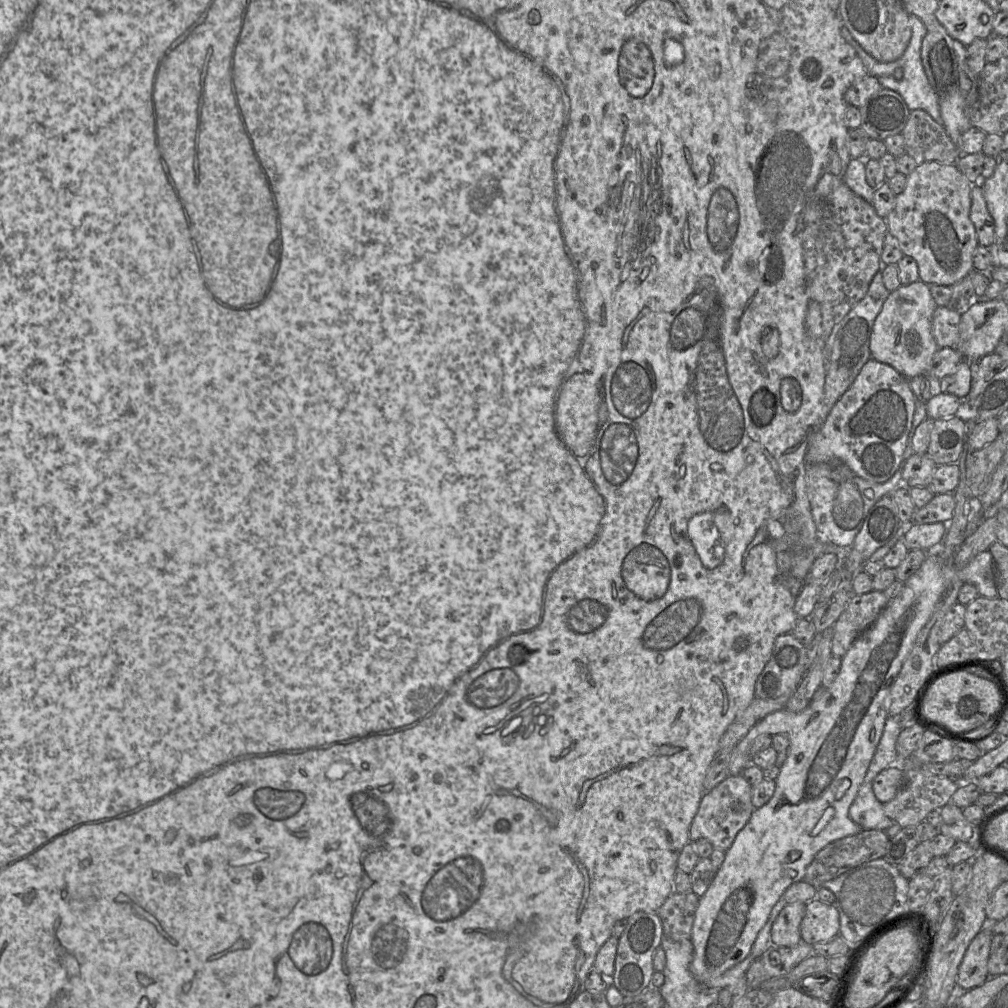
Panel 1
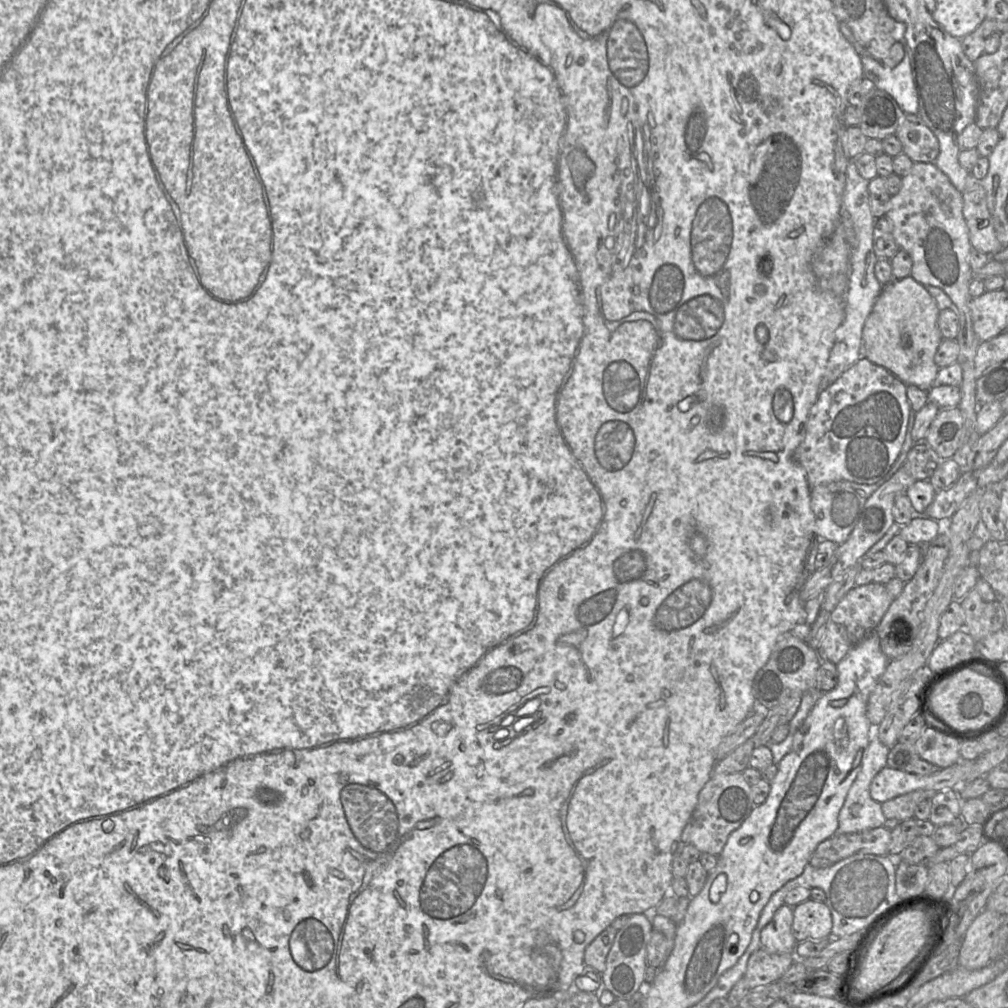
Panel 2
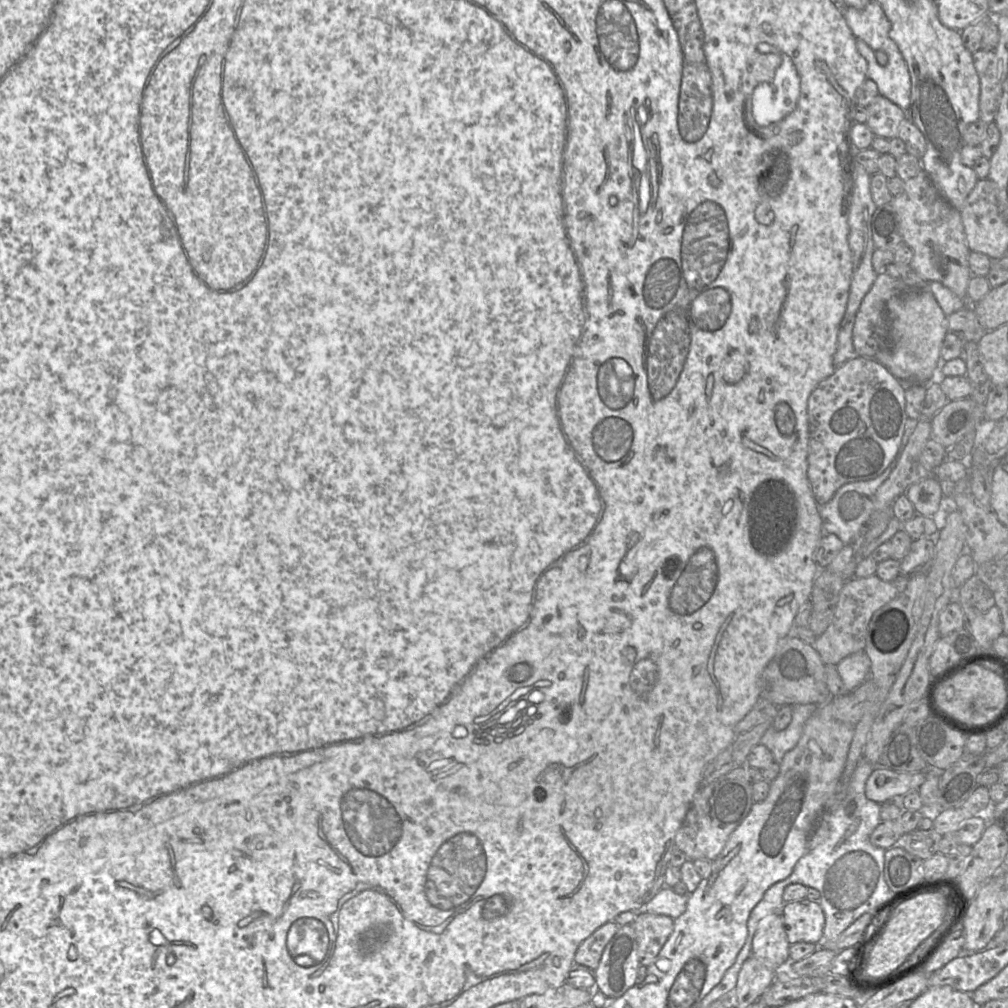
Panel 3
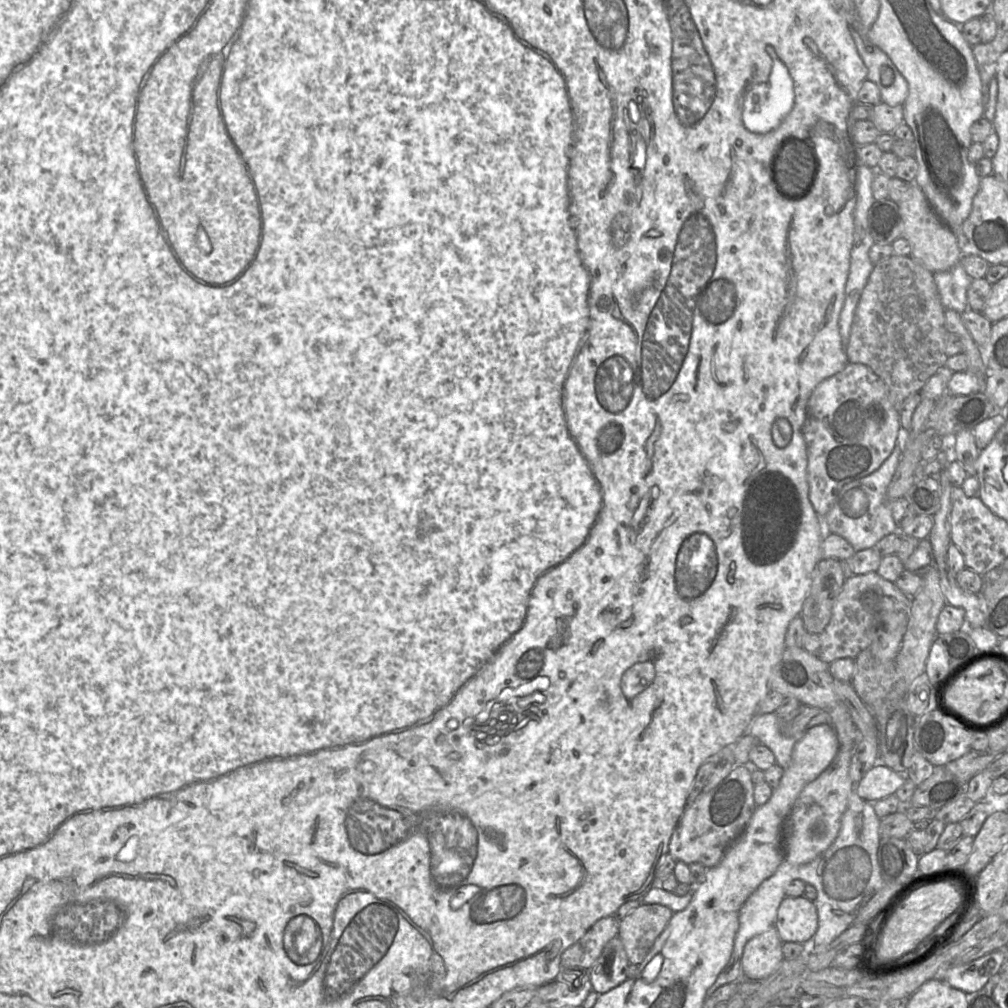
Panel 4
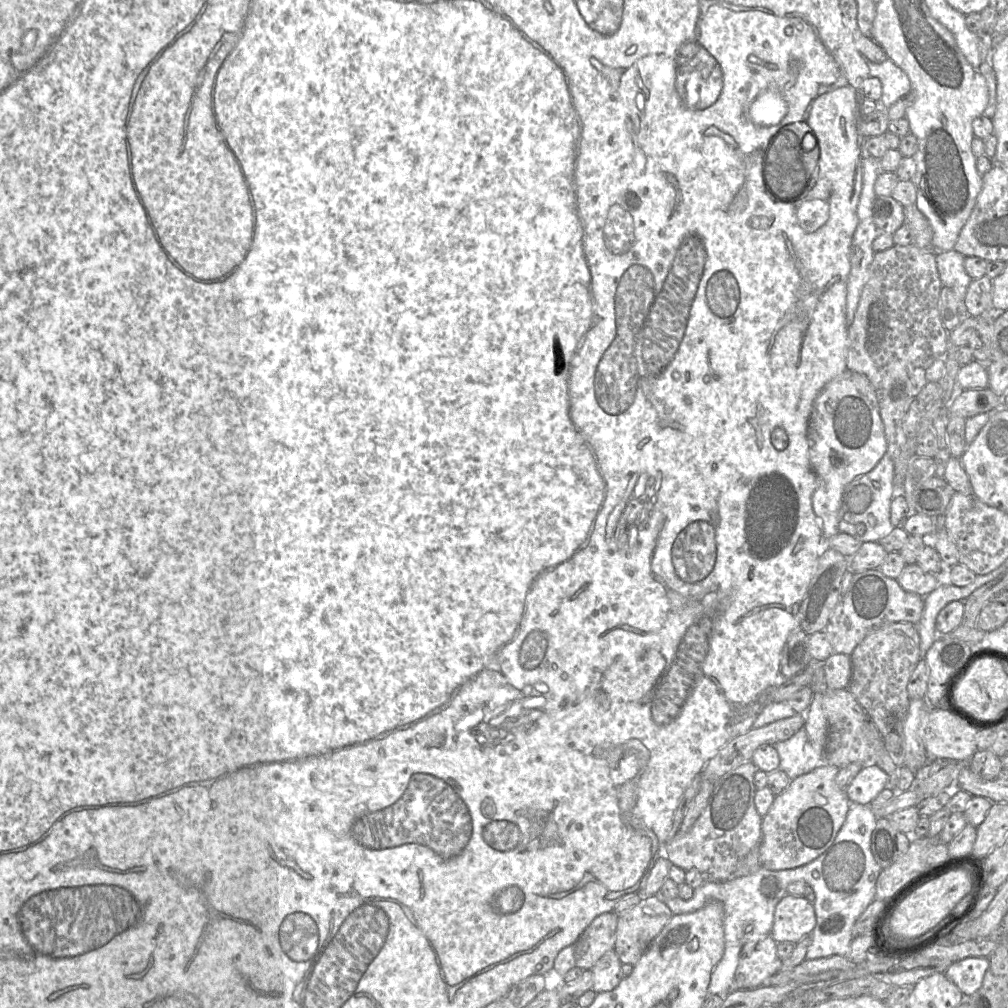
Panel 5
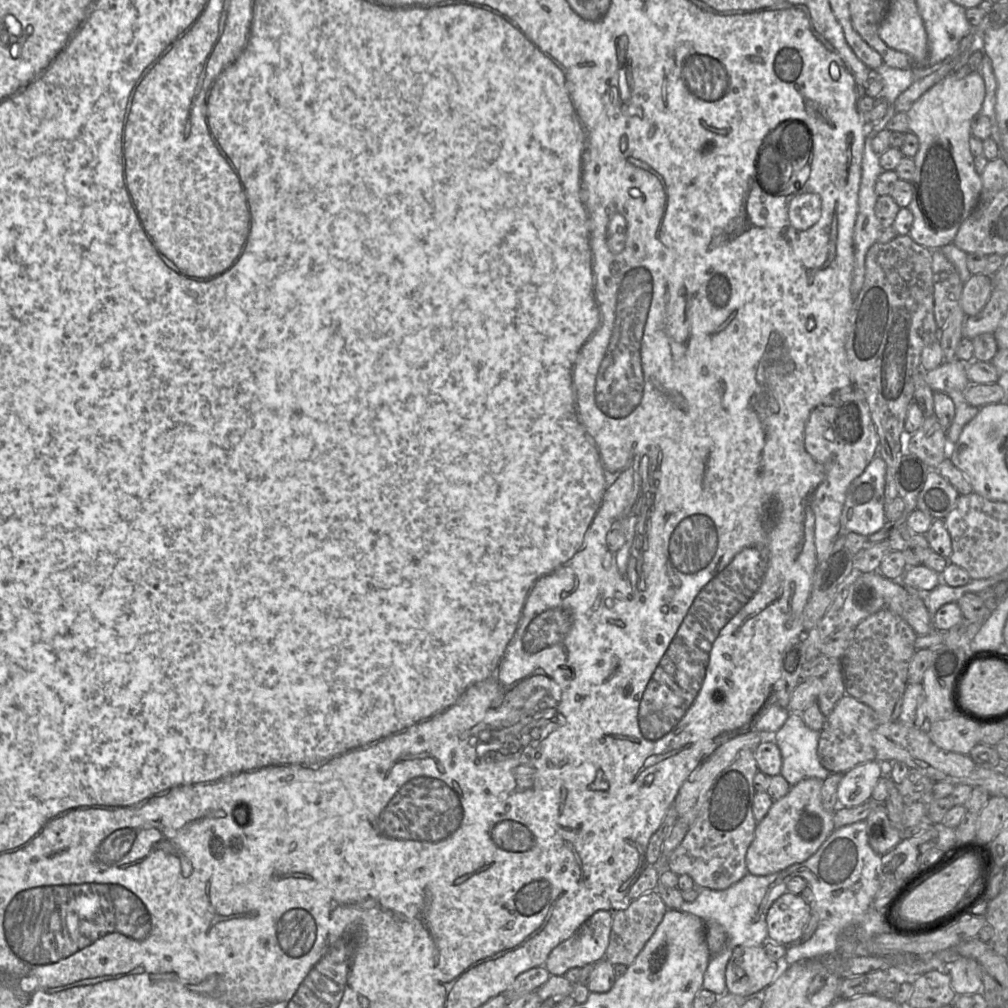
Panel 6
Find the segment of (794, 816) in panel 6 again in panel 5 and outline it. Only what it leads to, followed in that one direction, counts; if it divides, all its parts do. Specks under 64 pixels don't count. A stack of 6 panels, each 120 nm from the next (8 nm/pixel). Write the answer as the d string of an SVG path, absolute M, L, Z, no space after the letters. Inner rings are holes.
M821 764L811 772L792 779L786 789L775 796L761 823L762 837L758 845L761 867L783 870L803 866L831 846L851 803L845 790L835 782L838 771L836 766Z

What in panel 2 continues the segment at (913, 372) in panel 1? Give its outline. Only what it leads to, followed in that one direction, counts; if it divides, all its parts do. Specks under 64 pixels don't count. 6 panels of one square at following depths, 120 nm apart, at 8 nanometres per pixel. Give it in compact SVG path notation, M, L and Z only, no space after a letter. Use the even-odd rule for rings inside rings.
M910 275L883 286L864 324L863 354L906 385L929 391L937 383L939 367L934 357L943 337L938 328L939 308L925 286Z

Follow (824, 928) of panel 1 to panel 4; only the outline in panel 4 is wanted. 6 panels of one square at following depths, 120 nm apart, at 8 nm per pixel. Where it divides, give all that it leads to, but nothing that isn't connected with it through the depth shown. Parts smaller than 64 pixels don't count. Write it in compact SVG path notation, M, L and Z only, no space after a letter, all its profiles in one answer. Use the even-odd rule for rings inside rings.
M803 895L785 896L777 910L775 927L783 943L795 942L809 946L818 928L814 902Z

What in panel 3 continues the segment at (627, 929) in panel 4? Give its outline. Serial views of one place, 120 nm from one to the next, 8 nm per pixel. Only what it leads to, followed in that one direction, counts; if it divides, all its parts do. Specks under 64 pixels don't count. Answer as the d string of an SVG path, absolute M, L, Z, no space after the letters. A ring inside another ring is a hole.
M638 912L632 922L638 941L638 957L642 966L649 966L658 956L673 931L674 920L666 915Z

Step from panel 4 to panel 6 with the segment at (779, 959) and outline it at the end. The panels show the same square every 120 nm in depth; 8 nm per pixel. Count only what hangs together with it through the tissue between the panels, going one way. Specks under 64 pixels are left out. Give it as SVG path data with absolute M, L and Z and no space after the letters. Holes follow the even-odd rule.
M763 945L738 946L726 966L727 991L746 998L760 995L781 970L781 962L770 958Z

